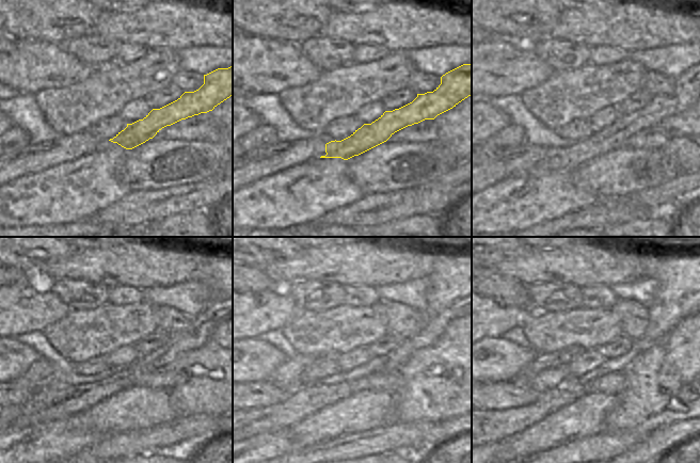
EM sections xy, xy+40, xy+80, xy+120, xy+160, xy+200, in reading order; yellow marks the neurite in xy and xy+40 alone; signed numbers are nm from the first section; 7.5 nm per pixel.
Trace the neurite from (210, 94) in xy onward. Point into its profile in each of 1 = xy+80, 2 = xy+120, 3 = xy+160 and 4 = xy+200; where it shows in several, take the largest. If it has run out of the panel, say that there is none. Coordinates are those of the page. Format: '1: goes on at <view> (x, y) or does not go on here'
1: goes on at xy+80 (688, 86)
2: goes on at xy+120 (53, 401)
3: goes on at xy+160 (306, 400)
4: goes on at xy+200 (493, 426)

